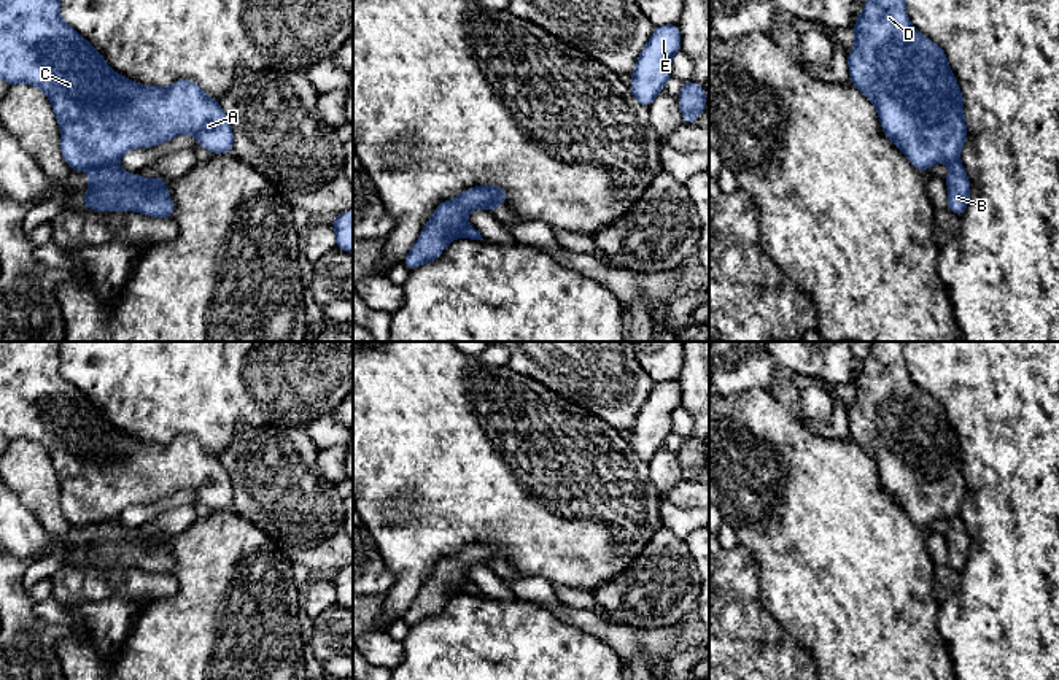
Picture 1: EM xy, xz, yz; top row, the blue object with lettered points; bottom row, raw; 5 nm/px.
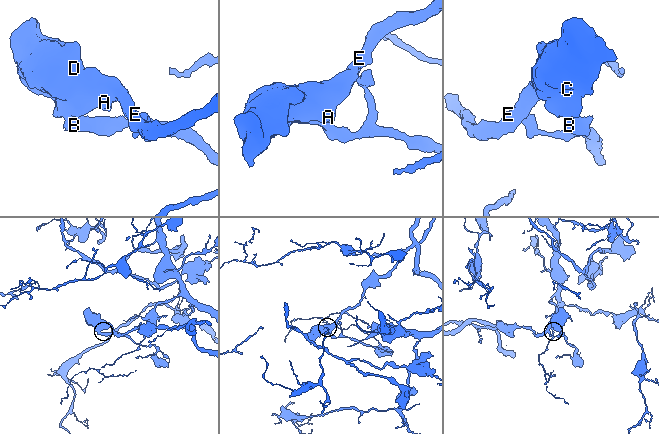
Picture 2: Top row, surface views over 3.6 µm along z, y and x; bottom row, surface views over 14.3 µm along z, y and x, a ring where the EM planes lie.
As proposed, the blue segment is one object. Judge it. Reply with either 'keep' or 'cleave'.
cleave

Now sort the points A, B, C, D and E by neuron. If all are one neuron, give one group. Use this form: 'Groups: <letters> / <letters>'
Groups: A C D E / B

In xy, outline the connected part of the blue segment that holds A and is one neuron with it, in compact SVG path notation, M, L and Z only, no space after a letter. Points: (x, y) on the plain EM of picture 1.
M0 342L0 434L8 440L40 443L51 458L60 483L60 508L73 527L100 524L118 518L129 505L154 504L189 489L211 510L231 508L234 489L218 456L186 434L169 443L142 442L113 427L105 413L75 384L60 375L59 350L64 342Z

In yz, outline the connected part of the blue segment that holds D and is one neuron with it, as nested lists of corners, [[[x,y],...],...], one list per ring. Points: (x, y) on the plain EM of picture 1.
[[[871,342],[863,367],[854,375],[855,399],[848,410],[851,439],[868,453],[884,491],[919,527],[959,515],[968,493],[964,453],[945,407],[917,388],[906,369],[908,342]]]

